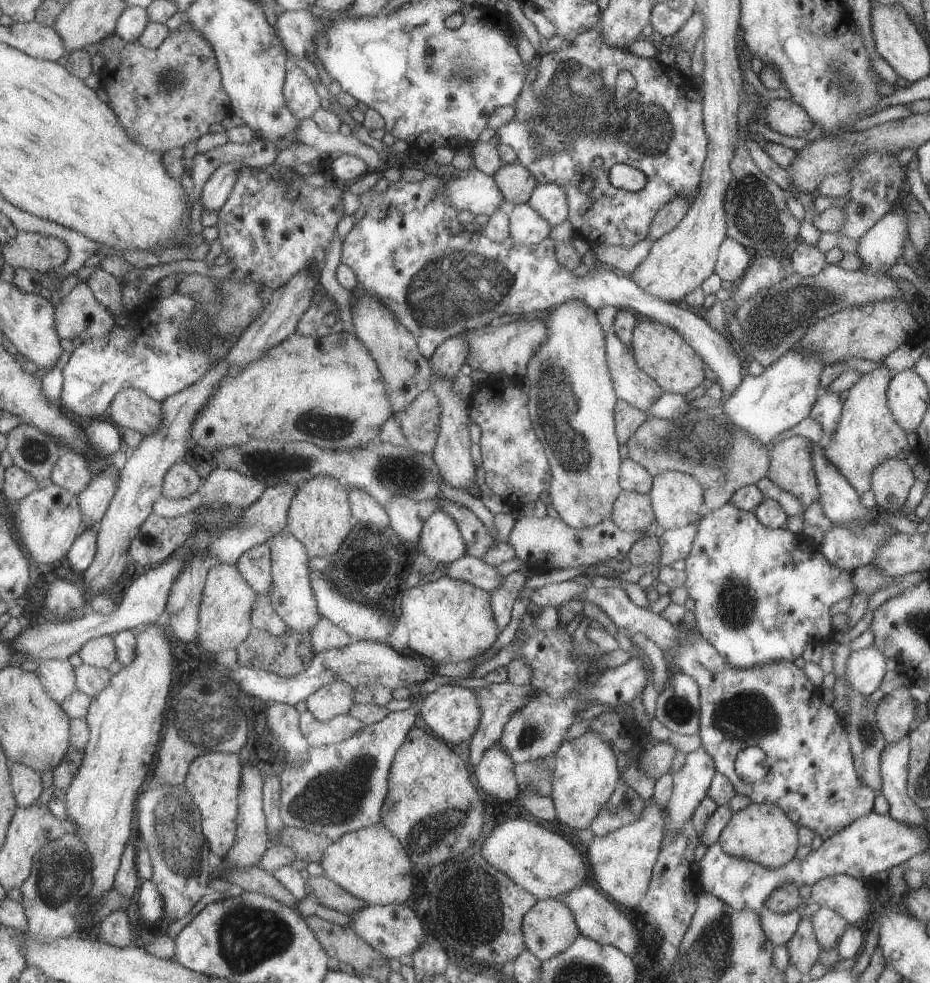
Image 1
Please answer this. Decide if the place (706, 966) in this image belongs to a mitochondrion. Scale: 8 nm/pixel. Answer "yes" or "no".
yes

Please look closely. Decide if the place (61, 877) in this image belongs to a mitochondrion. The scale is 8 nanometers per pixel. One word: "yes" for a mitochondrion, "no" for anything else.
yes

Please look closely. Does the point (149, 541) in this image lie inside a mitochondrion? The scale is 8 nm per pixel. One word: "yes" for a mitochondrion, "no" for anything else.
yes

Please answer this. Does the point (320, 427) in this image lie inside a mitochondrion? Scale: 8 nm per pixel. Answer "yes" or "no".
yes

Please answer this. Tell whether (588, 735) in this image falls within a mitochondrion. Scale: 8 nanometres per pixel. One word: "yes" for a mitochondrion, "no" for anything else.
no

